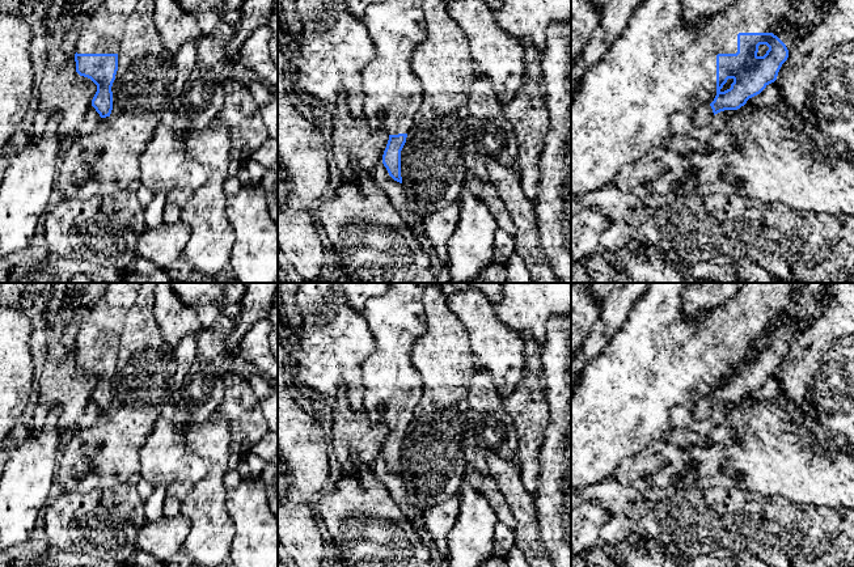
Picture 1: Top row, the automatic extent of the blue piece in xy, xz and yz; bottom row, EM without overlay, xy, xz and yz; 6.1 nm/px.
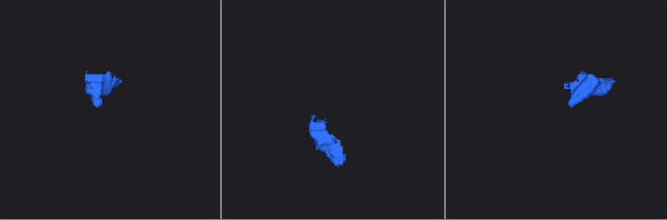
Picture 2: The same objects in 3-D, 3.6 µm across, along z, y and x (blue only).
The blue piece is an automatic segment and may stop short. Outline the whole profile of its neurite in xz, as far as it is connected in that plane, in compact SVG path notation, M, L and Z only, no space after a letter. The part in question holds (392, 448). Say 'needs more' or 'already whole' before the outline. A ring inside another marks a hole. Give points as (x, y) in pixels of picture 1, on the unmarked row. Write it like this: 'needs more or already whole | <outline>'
needs more | M390 283L384 295L365 302L362 313L375 338L375 351L362 364L363 407L372 423L389 428L382 457L389 469L399 477L402 477L401 444L423 392L422 377L410 359L415 339L426 333L427 313L423 293L424 289L418 283Z

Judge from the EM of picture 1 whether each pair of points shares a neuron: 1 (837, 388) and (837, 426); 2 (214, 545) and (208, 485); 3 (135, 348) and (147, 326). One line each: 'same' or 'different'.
1: same
2: same
3: same

